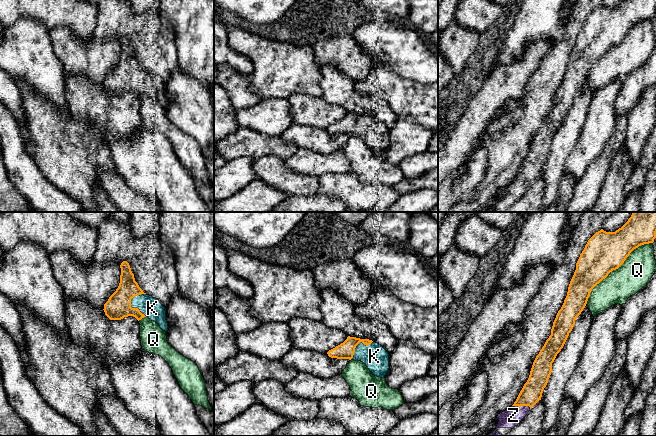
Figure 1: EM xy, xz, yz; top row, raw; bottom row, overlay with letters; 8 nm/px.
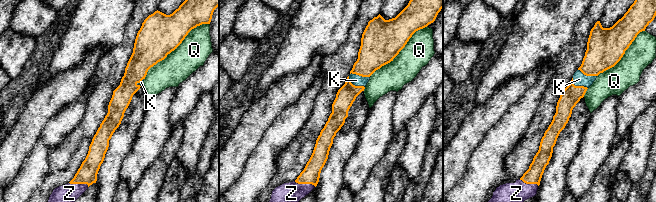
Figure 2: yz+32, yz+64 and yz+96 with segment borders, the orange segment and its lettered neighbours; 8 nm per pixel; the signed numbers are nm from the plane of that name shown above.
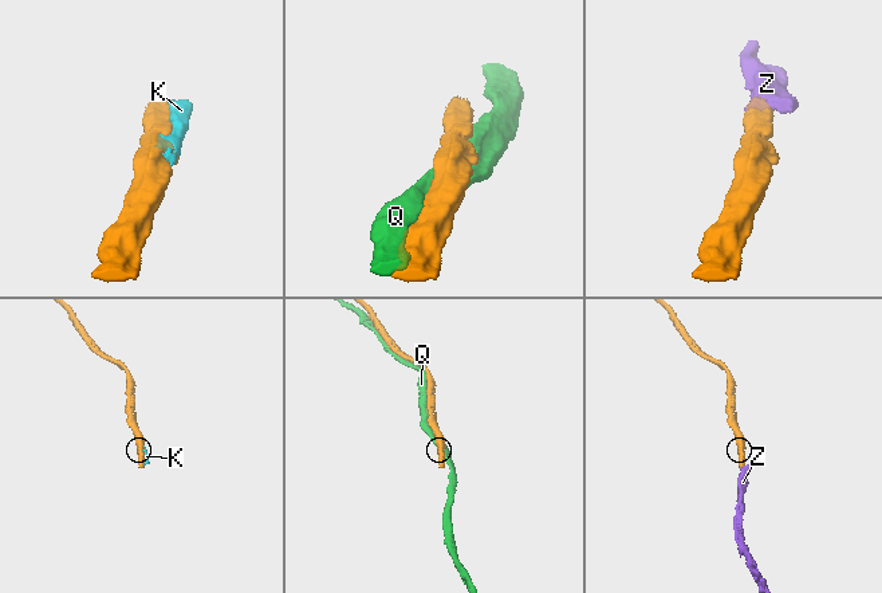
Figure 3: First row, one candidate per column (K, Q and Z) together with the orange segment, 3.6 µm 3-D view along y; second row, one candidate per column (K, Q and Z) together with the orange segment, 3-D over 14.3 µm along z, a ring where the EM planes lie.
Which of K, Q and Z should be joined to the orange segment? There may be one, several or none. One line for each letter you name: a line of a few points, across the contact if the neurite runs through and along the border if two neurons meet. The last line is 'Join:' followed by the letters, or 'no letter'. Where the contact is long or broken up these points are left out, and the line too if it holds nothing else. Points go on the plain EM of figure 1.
Join: K, Z

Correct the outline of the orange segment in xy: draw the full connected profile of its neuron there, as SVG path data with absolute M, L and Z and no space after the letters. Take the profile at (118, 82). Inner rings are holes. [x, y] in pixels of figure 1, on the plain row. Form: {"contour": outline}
{"contour": "M123 37L120 44L120 59L104 80L105 91L110 96L121 96L124 93L133 92L139 97L148 93L156 98L163 107L167 108L168 99L165 83L159 76L143 68L135 57L127 37Z"}

